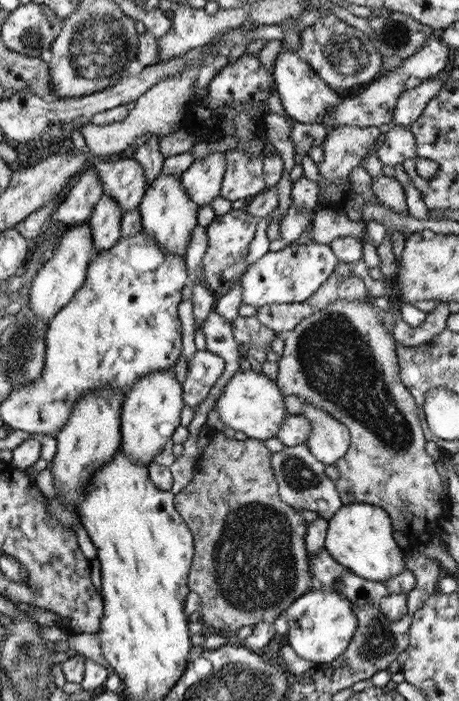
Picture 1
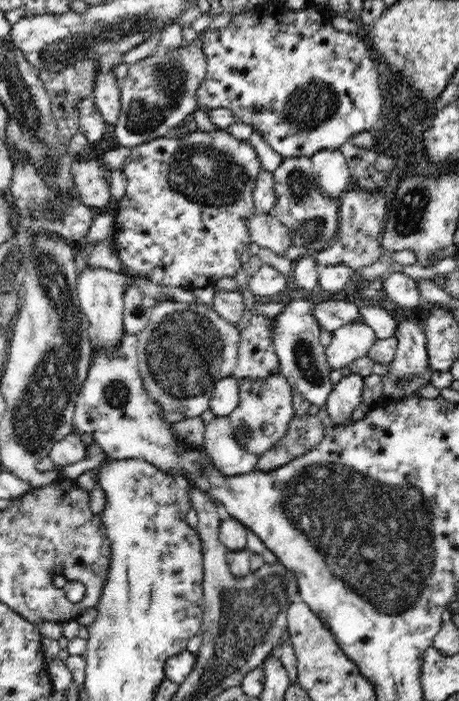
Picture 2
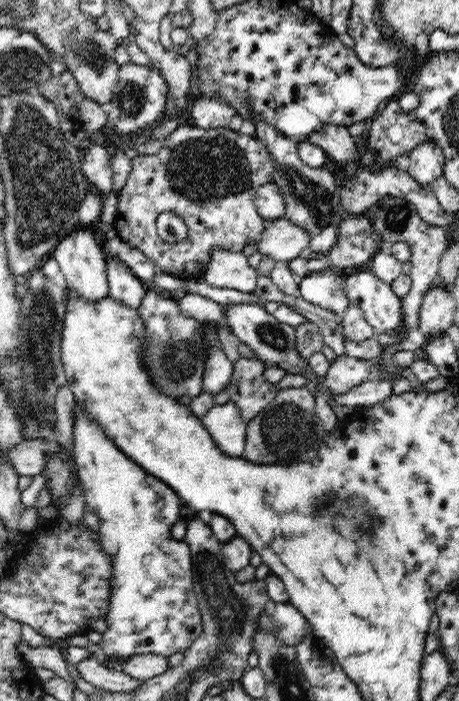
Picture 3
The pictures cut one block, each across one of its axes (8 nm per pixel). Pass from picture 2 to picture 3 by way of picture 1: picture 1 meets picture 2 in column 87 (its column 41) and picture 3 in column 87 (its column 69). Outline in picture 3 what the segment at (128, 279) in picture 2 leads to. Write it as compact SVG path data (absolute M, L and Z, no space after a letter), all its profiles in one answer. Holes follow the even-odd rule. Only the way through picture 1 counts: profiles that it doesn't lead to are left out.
M80 226L72 236L62 240L54 252L50 254L60 266L60 280L66 284L68 290L82 294L84 300L100 300L104 296L110 296L108 292L108 272L106 272L106 252L104 252L104 240L94 228Z

